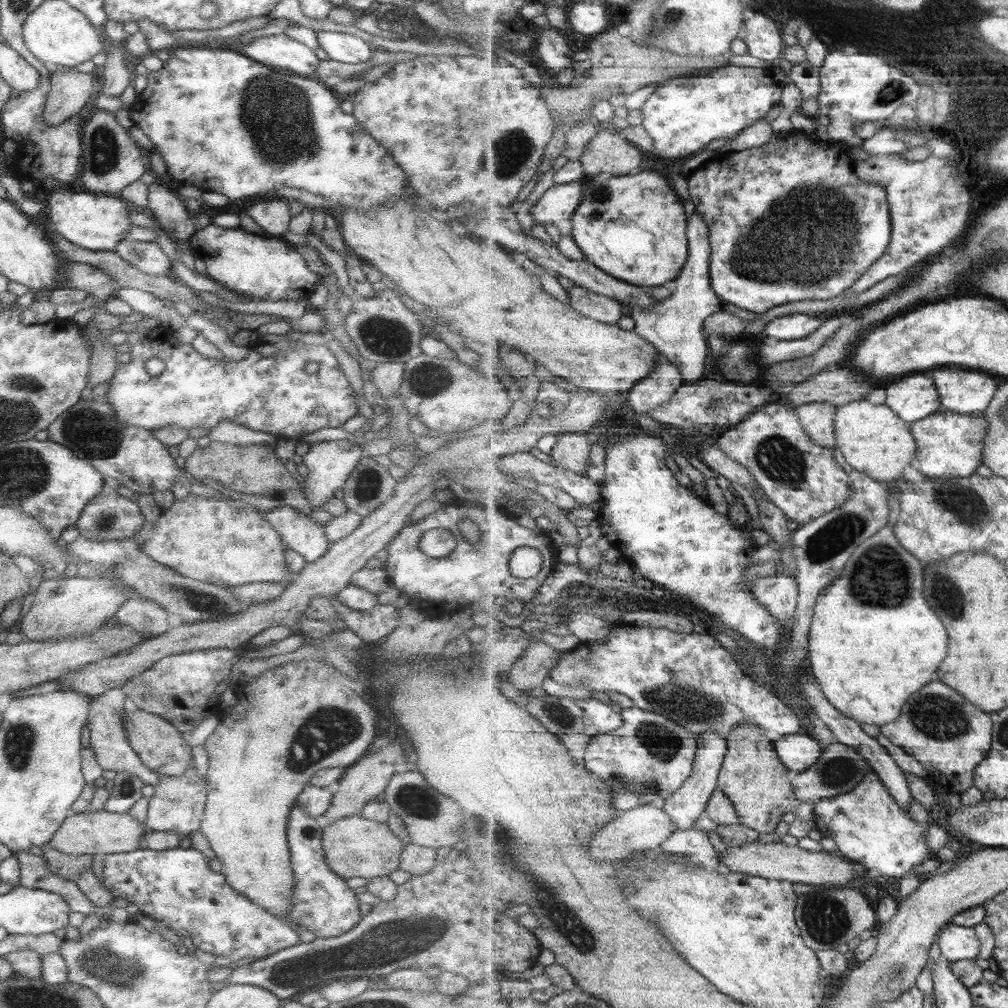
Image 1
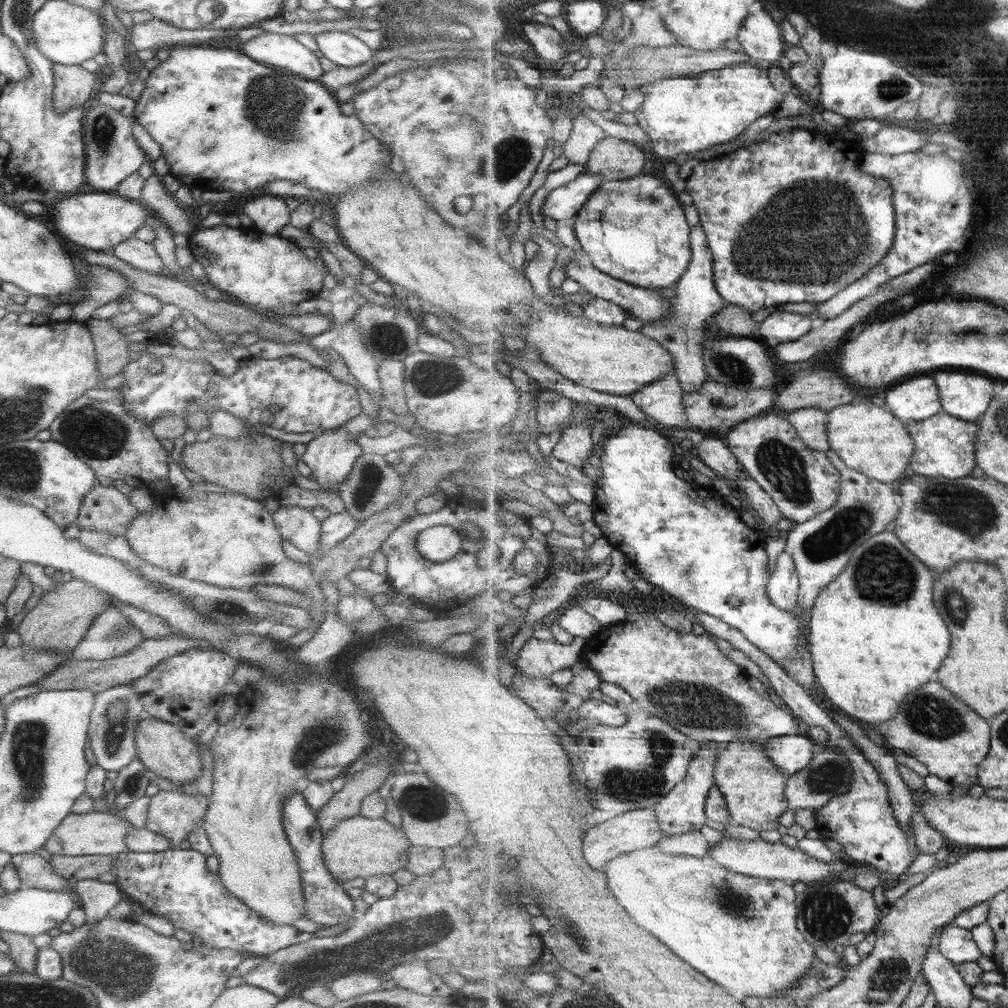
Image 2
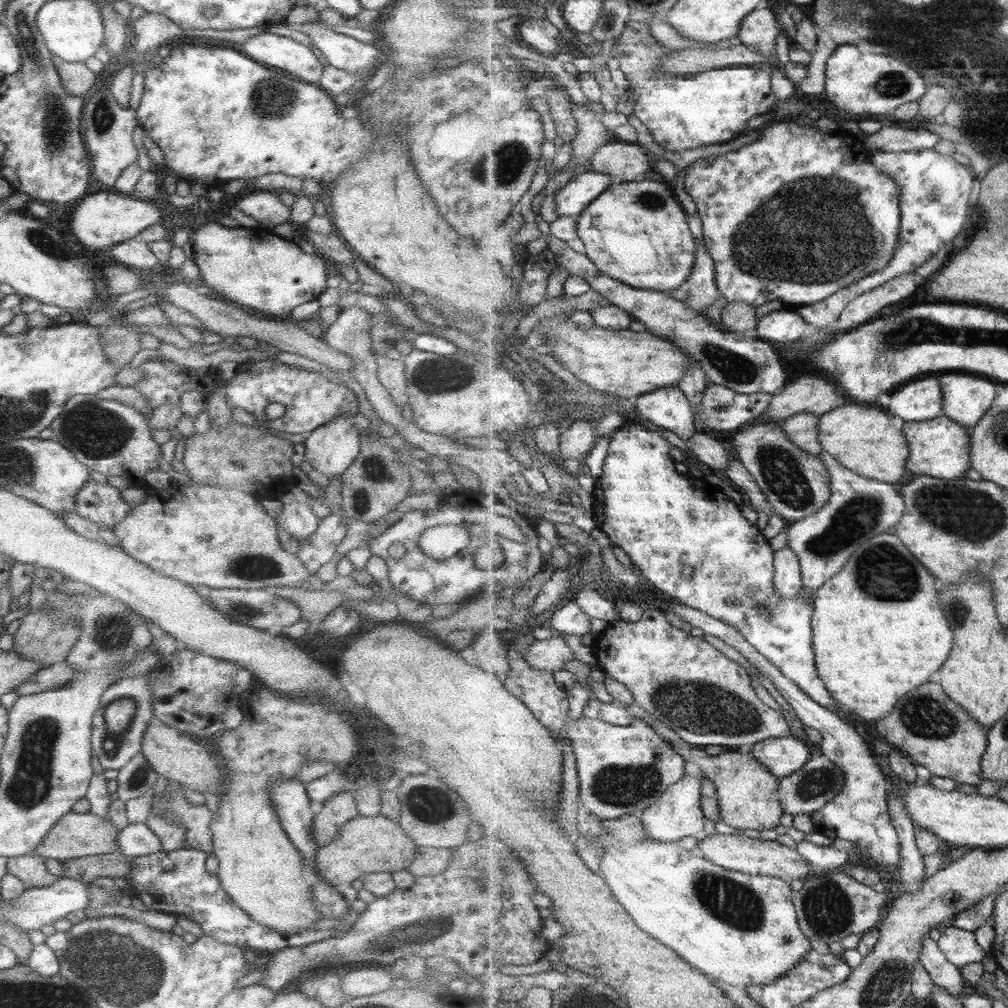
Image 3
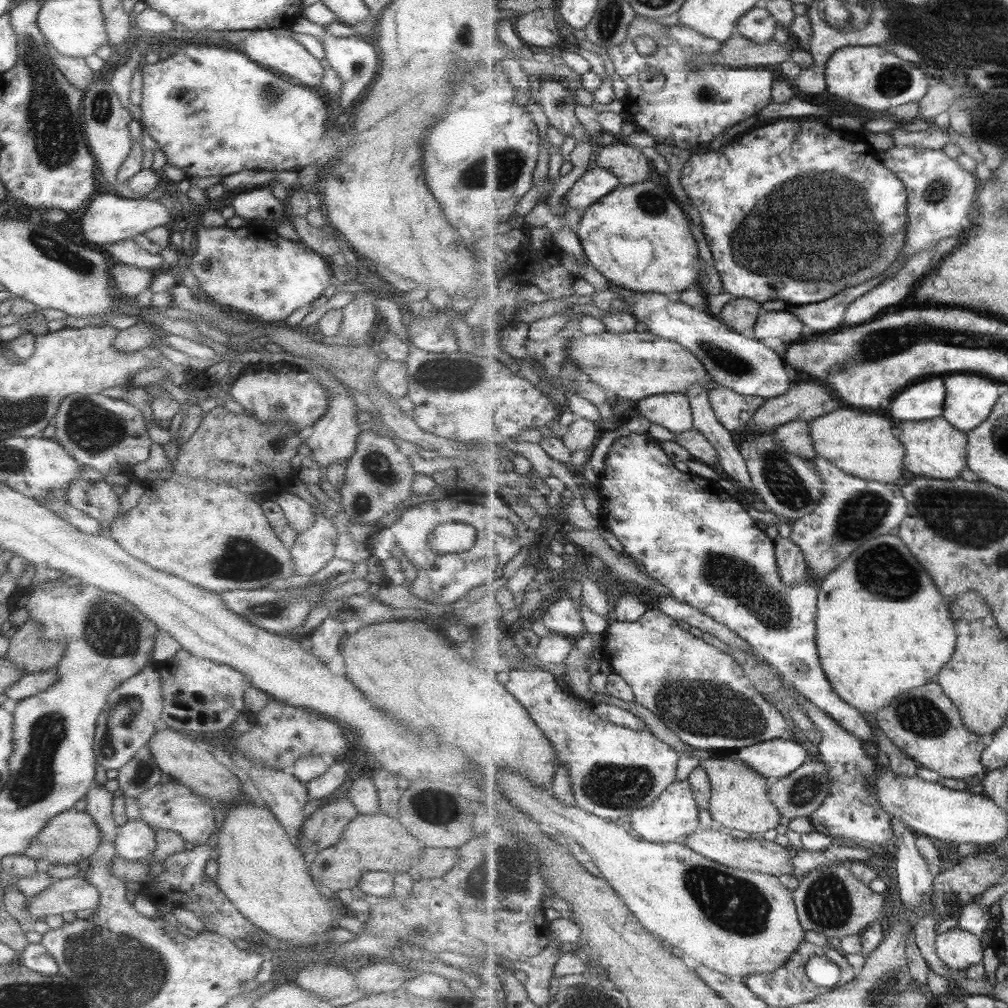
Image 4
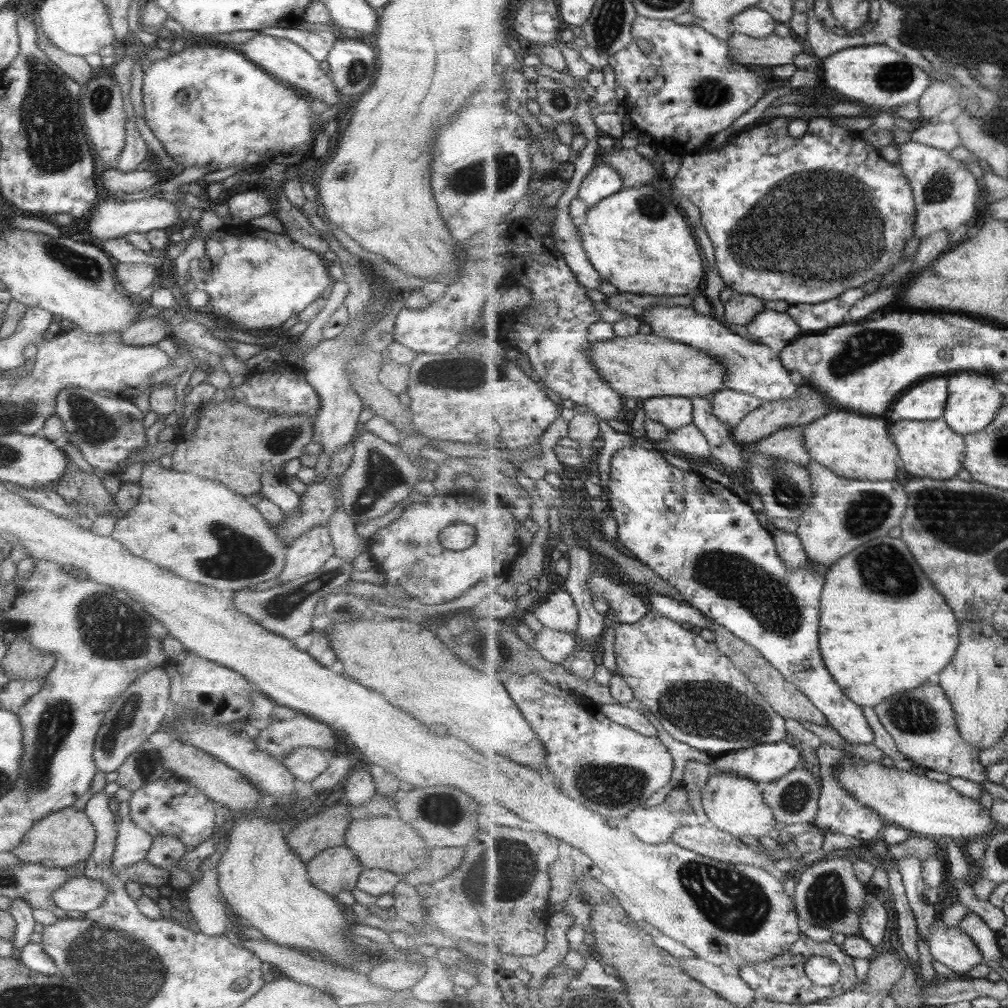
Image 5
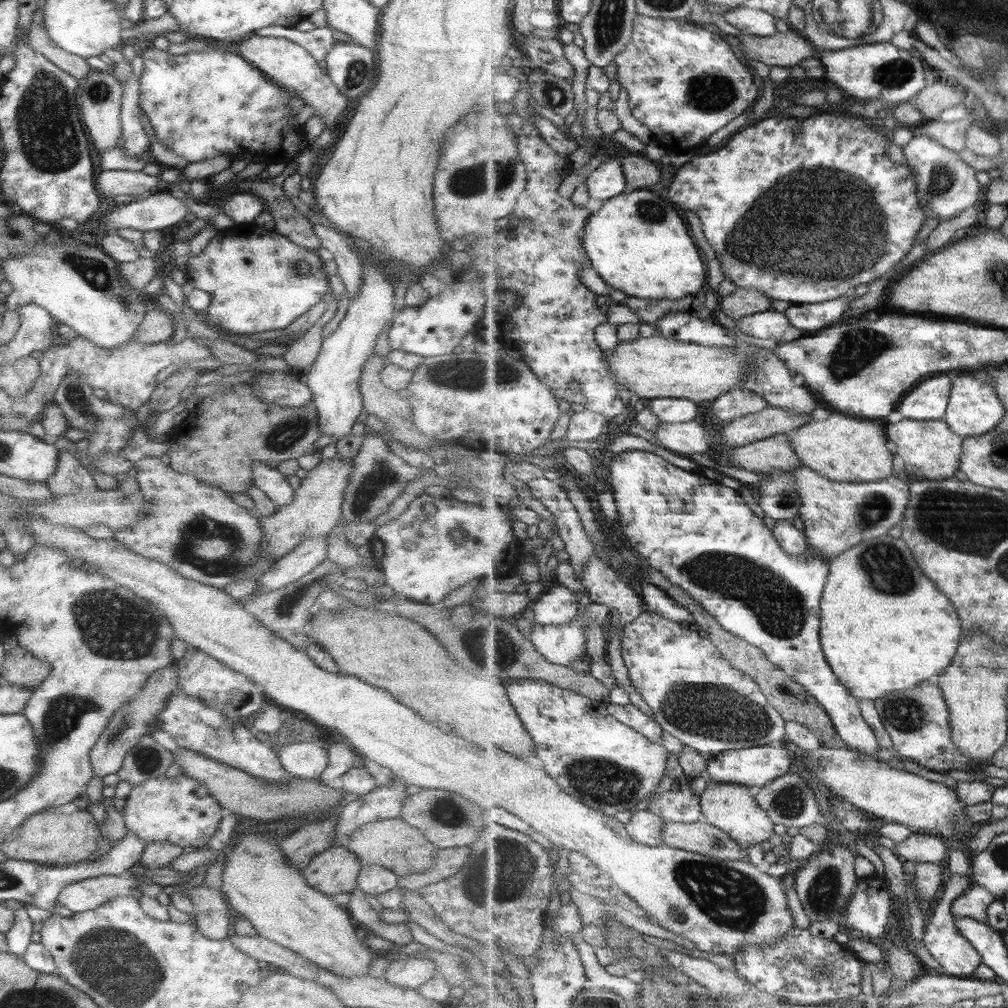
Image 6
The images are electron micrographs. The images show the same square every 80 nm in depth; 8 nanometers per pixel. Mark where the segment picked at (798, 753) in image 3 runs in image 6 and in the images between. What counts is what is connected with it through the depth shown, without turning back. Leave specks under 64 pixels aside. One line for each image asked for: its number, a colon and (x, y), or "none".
4: (775, 759)
5: (763, 763)
6: (754, 767)

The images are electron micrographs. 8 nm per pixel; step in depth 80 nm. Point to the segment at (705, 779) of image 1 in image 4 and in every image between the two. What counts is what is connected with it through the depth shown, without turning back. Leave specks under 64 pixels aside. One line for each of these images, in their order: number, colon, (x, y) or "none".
2: (683, 810)
3: (678, 814)
4: (674, 816)

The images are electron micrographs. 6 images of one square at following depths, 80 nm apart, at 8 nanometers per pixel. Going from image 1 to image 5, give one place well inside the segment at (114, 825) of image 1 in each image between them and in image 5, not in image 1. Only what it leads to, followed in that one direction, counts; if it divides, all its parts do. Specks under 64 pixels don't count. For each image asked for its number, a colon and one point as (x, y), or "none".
2: (92, 833)
3: (74, 835)
4: (70, 836)
5: (62, 838)

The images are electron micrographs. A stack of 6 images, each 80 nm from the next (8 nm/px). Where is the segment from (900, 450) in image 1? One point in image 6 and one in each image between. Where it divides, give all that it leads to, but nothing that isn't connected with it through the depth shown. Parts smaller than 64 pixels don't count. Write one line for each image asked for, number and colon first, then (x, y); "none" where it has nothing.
2: (866, 436)
3: (864, 437)
4: (864, 443)
5: (858, 447)
6: (845, 448)

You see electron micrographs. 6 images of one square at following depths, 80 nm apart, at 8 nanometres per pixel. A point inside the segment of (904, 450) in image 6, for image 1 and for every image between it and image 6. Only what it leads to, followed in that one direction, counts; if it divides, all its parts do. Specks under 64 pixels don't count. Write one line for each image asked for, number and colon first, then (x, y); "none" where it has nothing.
1: (950, 445)
2: (946, 446)
3: (941, 447)
4: (937, 449)
5: (933, 449)

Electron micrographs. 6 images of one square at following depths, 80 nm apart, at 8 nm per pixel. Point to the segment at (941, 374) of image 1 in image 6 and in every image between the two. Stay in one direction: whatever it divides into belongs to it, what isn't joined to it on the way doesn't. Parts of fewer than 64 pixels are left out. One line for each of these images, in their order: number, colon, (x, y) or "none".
2: (968, 396)
3: (967, 399)
4: (970, 400)
5: (974, 401)
6: (975, 407)

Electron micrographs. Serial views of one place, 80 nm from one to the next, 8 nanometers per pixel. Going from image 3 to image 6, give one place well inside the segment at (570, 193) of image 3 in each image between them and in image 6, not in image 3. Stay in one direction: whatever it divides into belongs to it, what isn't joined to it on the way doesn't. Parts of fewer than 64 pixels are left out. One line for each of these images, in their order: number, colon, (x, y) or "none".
4: (596, 183)
5: (603, 181)
6: (608, 180)

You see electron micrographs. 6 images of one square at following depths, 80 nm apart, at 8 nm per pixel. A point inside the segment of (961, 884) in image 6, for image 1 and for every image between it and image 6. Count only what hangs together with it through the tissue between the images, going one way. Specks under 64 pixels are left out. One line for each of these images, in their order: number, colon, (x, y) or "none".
1: (956, 942)
2: (956, 943)
3: (959, 945)
4: (960, 949)
5: (951, 945)

